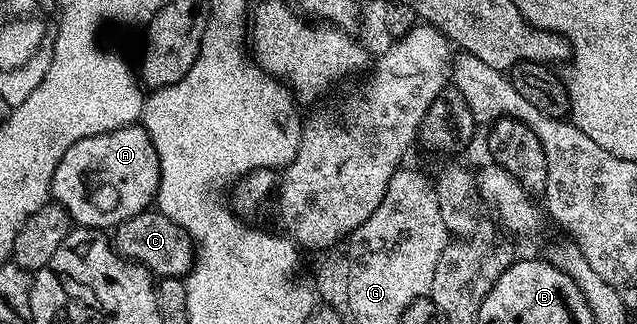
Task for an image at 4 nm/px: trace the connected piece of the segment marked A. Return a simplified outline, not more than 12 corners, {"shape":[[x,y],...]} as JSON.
{"shape":[[142,125],[69,145],[49,195],[79,227],[114,229],[154,204]]}

